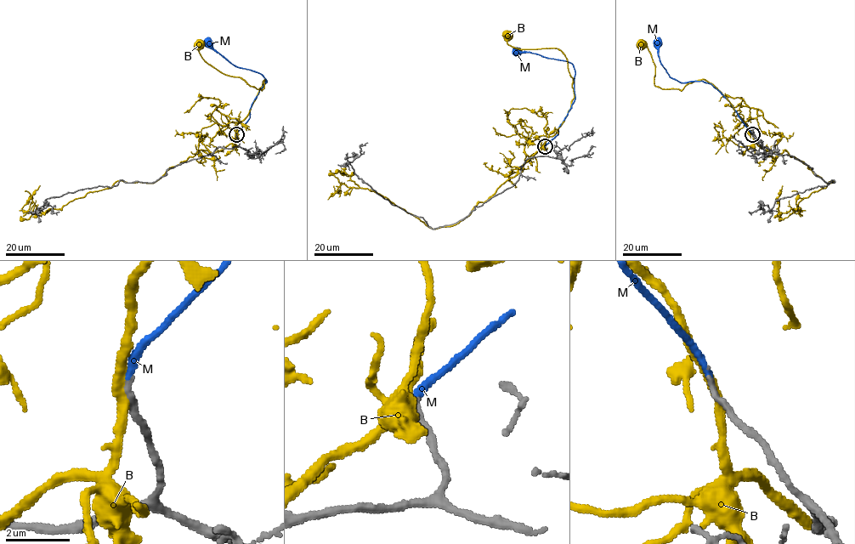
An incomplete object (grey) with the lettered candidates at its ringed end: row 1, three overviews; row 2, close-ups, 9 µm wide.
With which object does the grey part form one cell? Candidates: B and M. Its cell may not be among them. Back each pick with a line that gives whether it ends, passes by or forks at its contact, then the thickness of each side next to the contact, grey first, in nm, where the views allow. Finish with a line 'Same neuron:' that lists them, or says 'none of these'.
M: it ends | 200/220 nm
Same neuron: M

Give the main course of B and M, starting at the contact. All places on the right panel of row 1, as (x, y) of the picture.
B: (752, 136), (728, 100), (704, 79), (682, 89), (658, 87), (654, 65), (641, 45)
M: (751, 134), (731, 103), (710, 83), (680, 82), (668, 75), (660, 62), (658, 38)

